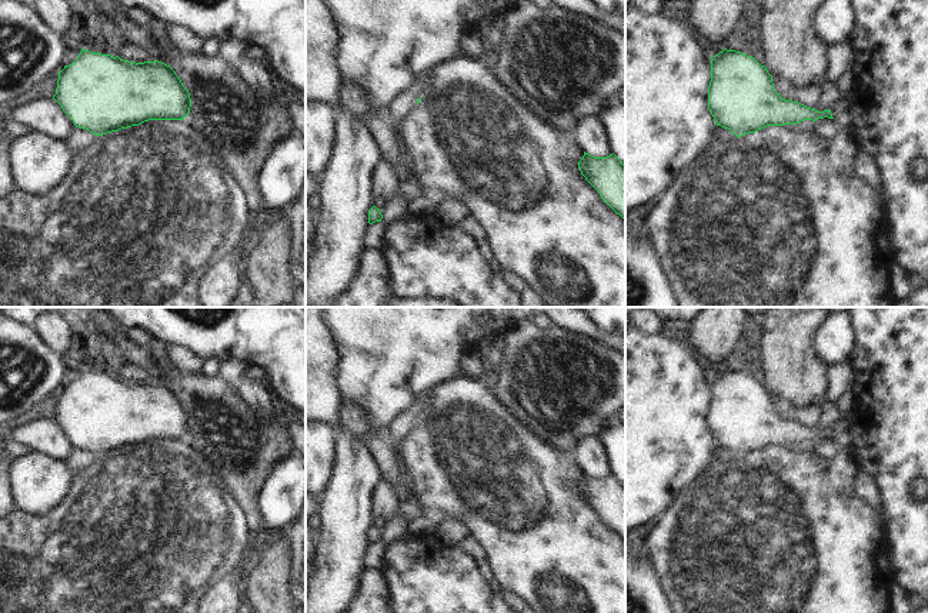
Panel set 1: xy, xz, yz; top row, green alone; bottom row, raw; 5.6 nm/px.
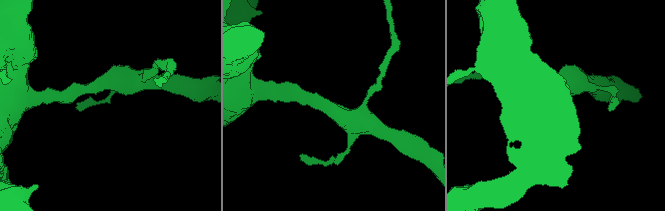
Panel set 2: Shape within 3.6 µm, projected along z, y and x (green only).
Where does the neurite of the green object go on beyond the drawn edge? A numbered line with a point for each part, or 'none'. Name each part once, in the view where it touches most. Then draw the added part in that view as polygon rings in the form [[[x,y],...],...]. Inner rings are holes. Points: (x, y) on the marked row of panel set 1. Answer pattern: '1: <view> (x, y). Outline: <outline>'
none

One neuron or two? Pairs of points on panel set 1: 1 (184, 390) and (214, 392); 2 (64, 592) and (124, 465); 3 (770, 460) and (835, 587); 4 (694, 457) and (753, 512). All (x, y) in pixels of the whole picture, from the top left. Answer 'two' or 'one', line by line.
1: one
2: one
3: one
4: two

